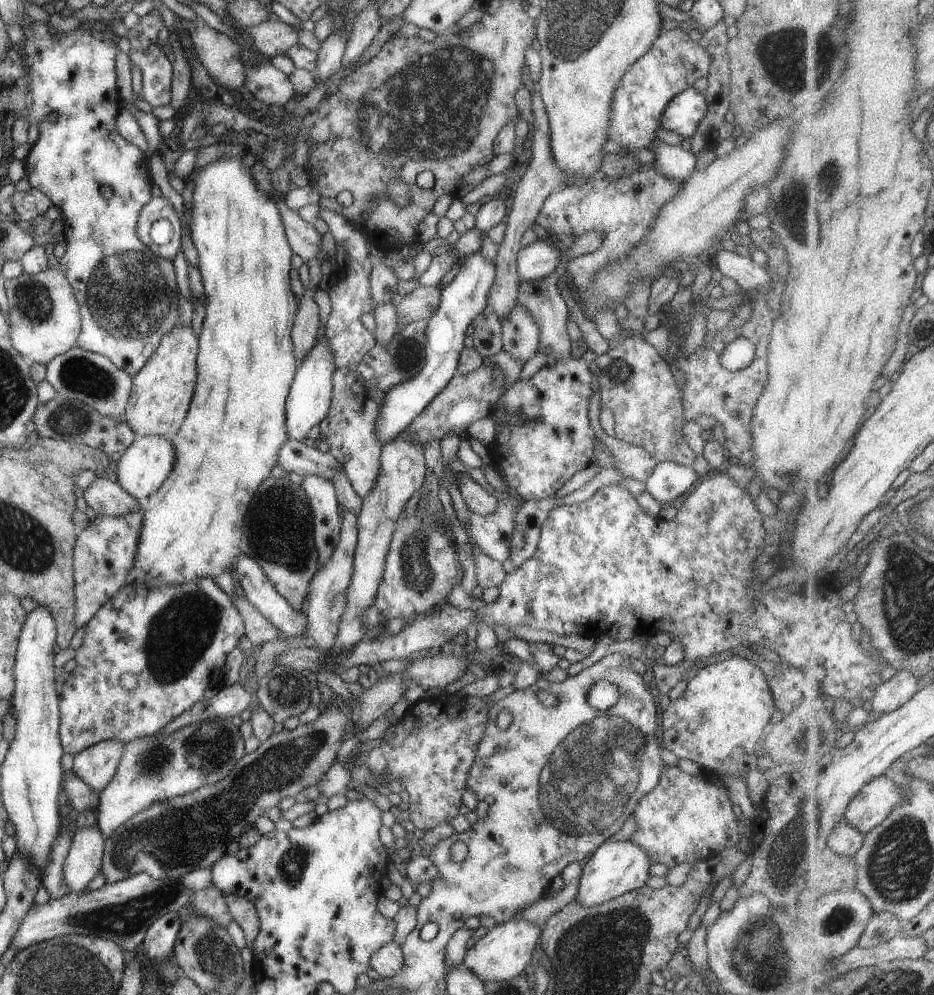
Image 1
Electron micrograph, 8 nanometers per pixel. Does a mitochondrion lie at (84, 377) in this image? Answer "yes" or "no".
yes

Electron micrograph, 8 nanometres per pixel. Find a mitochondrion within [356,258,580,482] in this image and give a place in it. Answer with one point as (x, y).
(405, 354)

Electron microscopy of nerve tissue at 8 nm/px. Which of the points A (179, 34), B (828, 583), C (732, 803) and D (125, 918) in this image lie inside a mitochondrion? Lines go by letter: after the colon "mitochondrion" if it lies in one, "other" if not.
A: other
B: other
C: other
D: mitochondrion

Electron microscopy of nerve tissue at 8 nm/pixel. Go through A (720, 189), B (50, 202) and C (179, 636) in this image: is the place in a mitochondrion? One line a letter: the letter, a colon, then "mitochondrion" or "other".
A: other
B: other
C: mitochondrion

